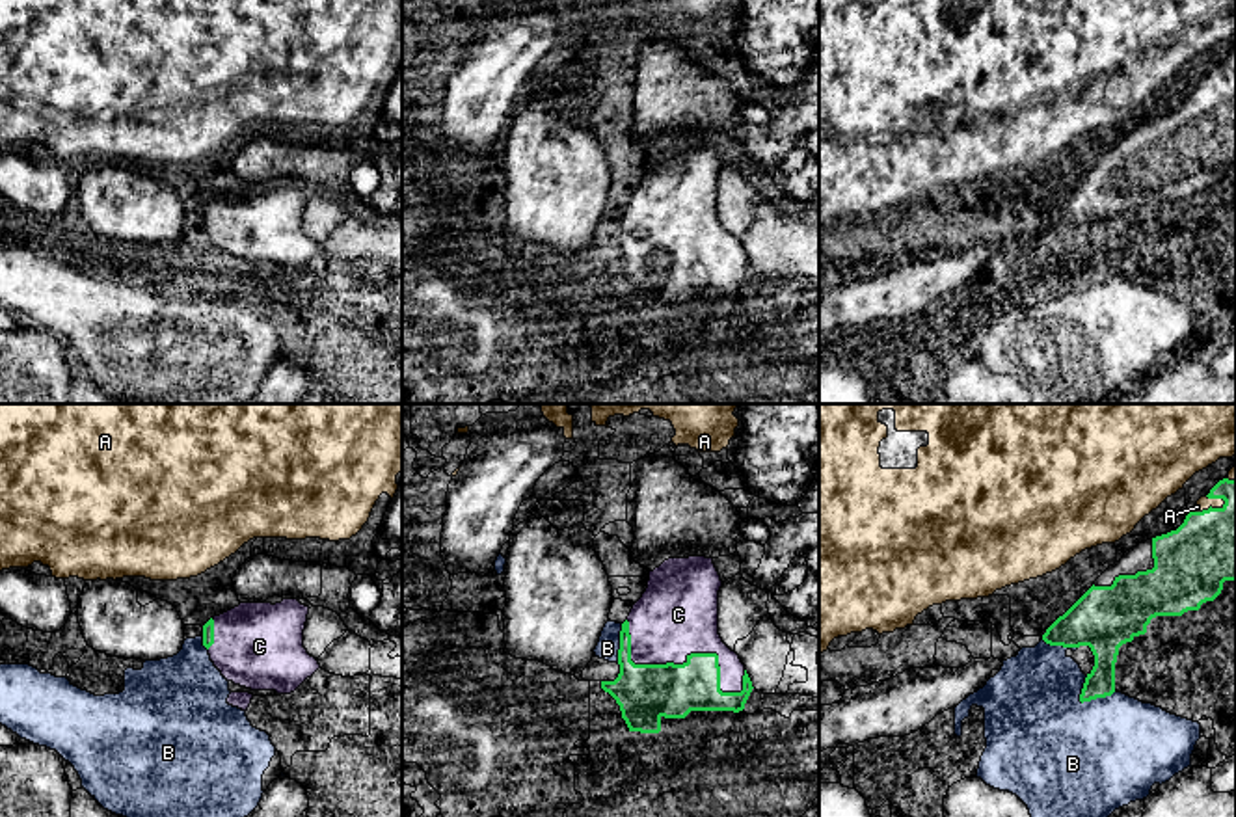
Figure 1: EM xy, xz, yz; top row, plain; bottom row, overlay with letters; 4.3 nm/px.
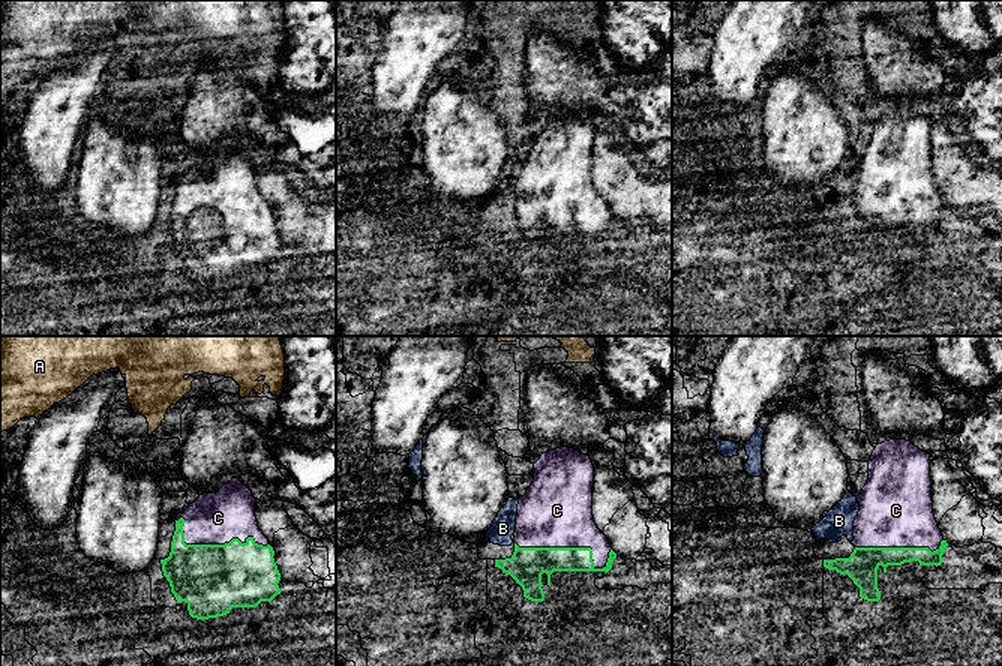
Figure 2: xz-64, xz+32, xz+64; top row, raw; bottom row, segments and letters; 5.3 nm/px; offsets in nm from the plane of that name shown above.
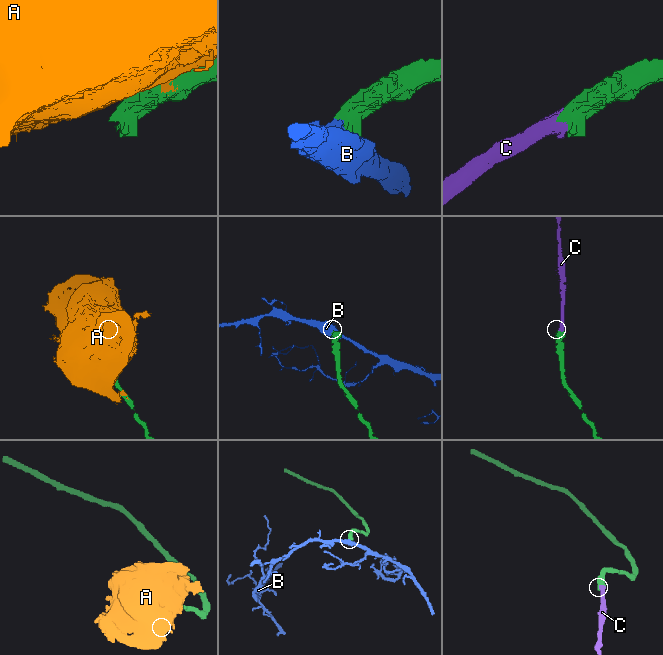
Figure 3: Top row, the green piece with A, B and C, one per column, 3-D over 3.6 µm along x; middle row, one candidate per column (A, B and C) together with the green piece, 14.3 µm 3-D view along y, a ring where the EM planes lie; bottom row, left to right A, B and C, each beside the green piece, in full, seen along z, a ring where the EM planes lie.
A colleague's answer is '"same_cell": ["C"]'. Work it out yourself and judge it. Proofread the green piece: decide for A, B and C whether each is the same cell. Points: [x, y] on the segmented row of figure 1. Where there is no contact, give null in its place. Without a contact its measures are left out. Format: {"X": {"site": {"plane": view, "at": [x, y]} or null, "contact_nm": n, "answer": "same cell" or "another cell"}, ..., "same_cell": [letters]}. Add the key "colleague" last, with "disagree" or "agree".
{"A": {"site": {"plane": "yz", "at": [1210, 507]}, "contact_nm": 150, "answer": "another cell"}, "B": {"site": {"plane": "yz", "at": [1095, 698]}, "contact_nm": 170, "answer": "another cell"}, "C": {"site": {"plane": "xz", "at": [684, 663]}, "contact_nm": 600, "answer": "same cell"}, "same_cell": ["C"], "colleague": "agree"}

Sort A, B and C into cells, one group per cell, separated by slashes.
A / B / C

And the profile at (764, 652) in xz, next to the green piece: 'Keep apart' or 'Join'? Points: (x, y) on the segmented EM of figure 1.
Keep apart

